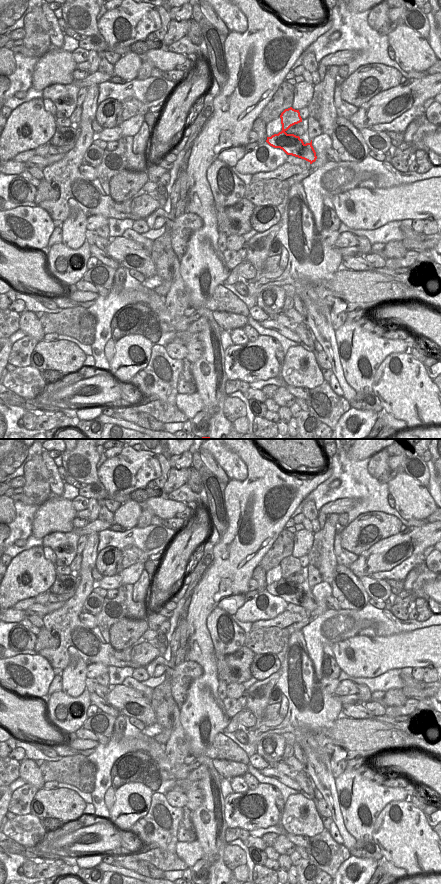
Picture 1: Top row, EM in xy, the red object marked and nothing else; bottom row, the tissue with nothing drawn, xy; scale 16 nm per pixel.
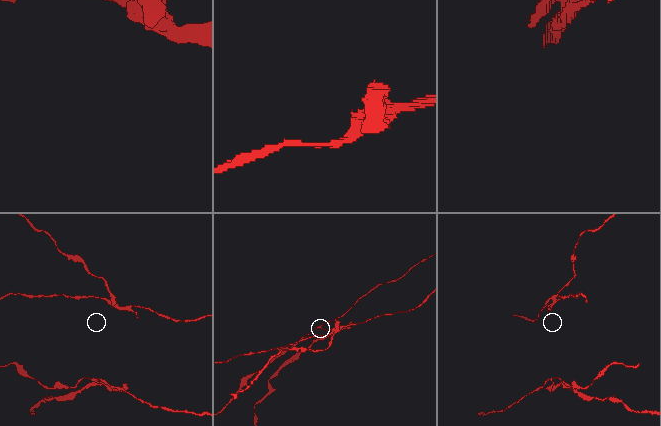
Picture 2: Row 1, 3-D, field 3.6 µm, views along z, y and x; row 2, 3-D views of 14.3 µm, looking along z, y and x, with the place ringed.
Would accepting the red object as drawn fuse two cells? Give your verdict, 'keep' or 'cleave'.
cleave

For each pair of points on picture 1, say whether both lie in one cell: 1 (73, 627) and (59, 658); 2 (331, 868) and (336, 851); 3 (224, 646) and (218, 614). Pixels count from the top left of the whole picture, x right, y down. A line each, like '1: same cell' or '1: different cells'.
1: same cell
2: same cell
3: same cell

